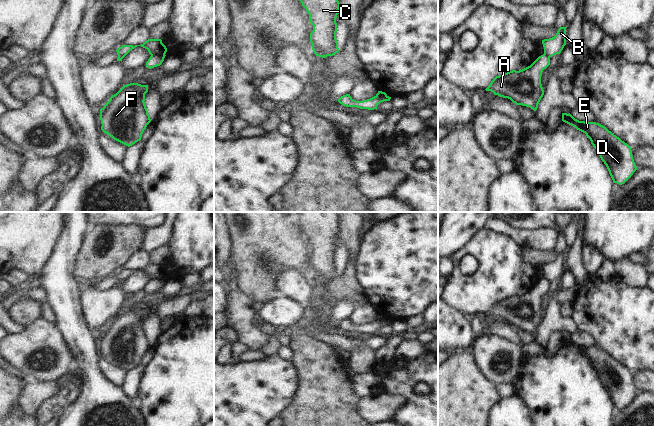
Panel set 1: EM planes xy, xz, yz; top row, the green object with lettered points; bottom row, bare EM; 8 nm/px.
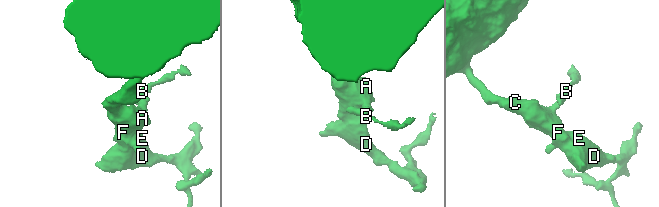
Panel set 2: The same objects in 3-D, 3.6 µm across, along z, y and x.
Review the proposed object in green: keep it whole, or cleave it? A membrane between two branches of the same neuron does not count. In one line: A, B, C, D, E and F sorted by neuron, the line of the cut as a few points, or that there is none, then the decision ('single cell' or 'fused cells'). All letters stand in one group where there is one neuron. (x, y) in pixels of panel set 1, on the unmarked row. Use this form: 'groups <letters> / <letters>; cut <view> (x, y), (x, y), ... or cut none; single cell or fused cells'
groups A C D E F / B; cut xy (164, 278), (151, 279); fused cells

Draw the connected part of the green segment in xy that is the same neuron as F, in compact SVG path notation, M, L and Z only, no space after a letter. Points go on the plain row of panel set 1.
M123 309L100 333L101 354L128 371L140 365L151 346L144 326L147 316L148 309Z

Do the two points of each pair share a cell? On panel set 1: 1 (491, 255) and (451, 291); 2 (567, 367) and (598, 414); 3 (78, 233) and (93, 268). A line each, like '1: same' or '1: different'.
1: same
2: same
3: different

